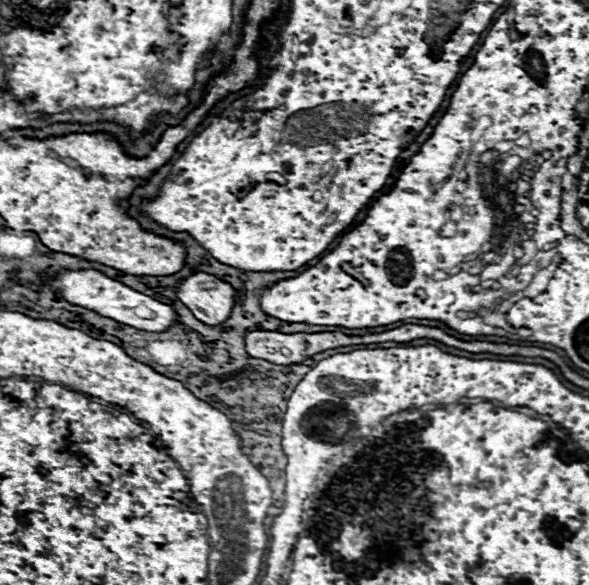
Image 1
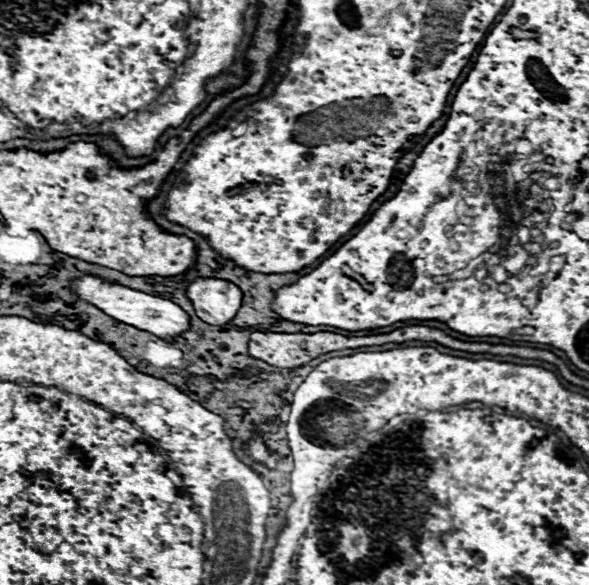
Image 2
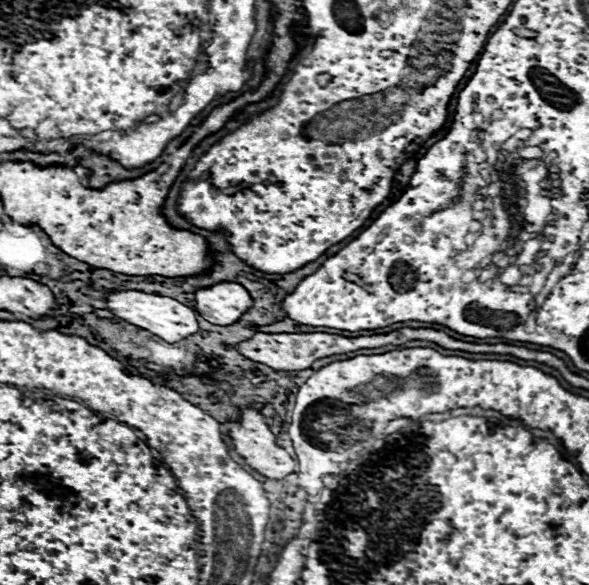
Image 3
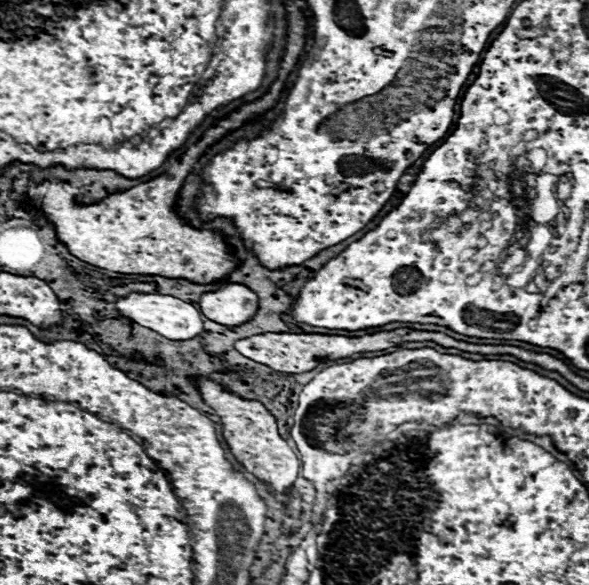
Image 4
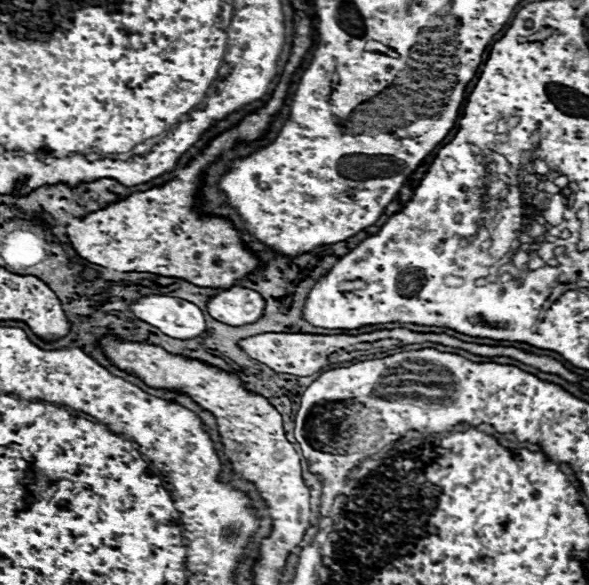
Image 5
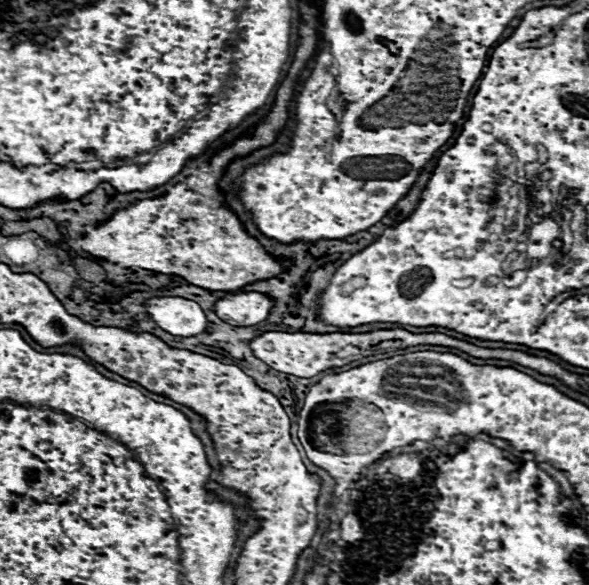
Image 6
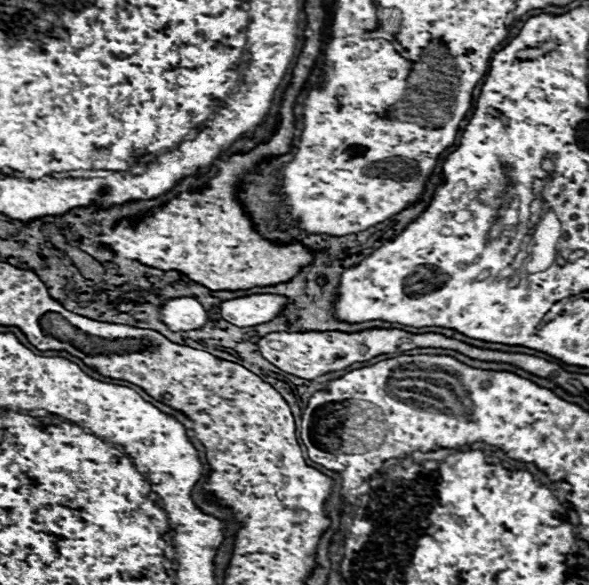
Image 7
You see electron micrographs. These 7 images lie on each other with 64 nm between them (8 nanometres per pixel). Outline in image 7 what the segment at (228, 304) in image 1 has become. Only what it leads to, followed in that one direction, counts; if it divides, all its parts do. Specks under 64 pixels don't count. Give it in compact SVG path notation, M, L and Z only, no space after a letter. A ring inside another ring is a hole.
M254 294L232 298L220 304L220 316L234 326L250 328L278 318L286 308L288 298L276 294Z

